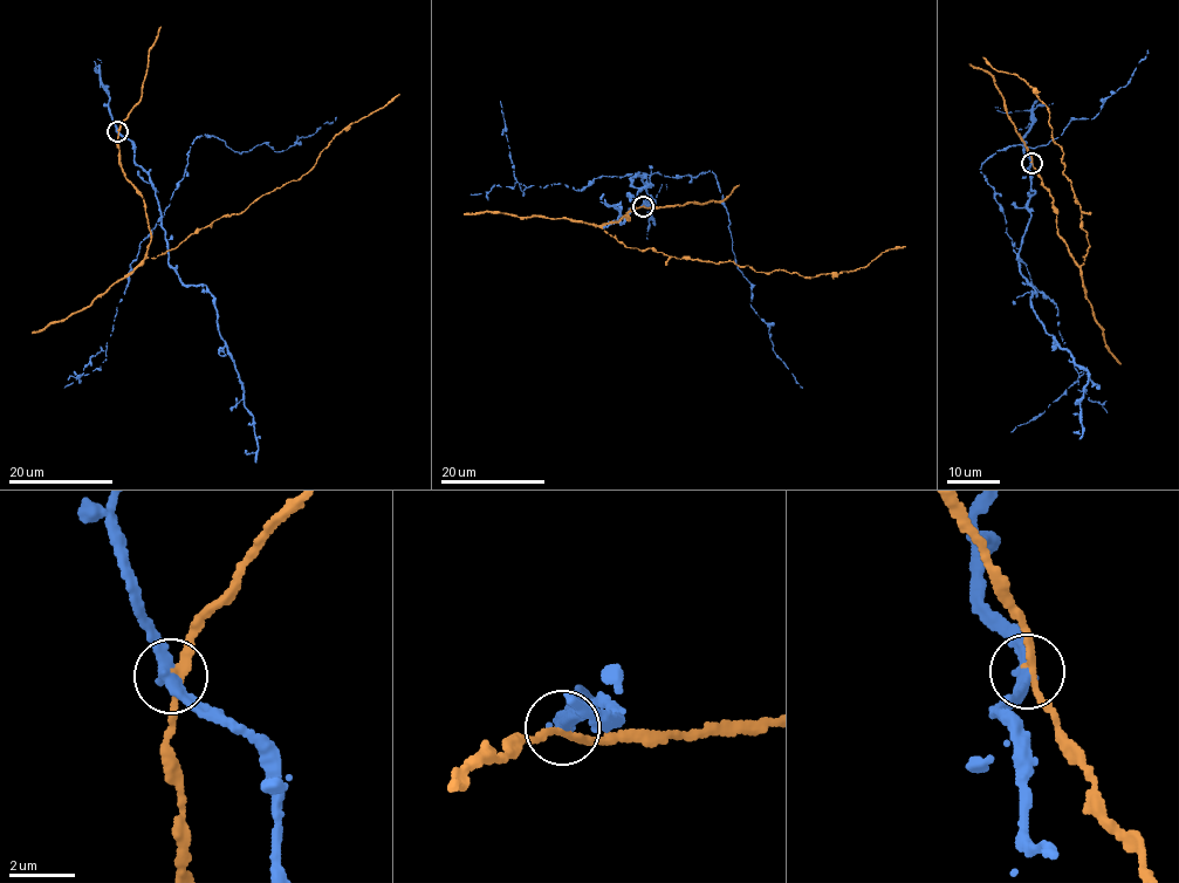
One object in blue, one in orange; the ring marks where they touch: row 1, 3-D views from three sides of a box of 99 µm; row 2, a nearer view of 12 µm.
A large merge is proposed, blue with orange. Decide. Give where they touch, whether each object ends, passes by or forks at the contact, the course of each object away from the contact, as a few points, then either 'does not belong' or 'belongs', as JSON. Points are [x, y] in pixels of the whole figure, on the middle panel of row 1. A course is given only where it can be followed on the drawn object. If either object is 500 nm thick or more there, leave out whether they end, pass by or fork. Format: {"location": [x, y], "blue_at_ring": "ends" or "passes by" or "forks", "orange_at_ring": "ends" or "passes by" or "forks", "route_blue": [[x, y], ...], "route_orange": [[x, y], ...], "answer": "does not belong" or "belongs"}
{"location": [643, 206], "blue_at_ring": "passes by", "orange_at_ring": "passes by", "route_blue": [[643, 205], [650, 198], [641, 172], [714, 176], [752, 308], [802, 388]], "route_orange": [[643, 206], [602, 228], [628, 247], [758, 272], [814, 278], [857, 269], [906, 246]], "answer": "does not belong"}

